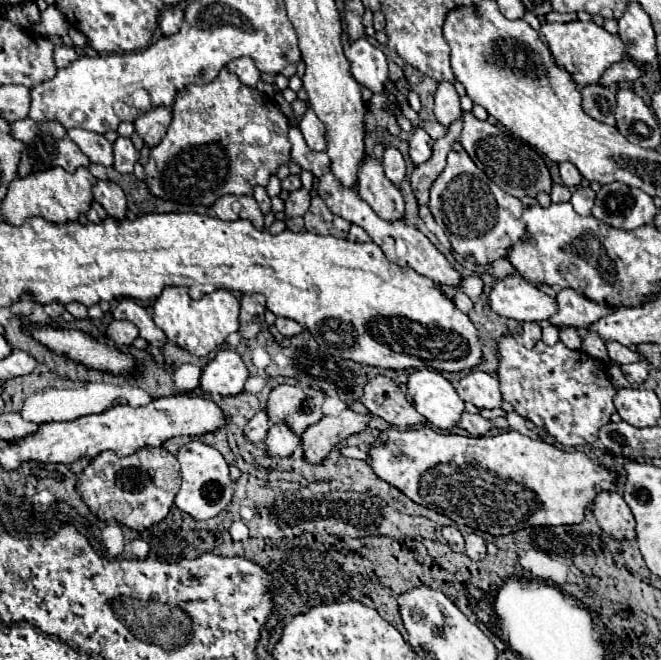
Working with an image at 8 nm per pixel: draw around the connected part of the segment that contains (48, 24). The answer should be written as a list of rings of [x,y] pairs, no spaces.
[[[45,10],[41,12],[41,20],[33,24],[33,30],[39,32],[41,36],[65,36],[69,24],[59,10]]]

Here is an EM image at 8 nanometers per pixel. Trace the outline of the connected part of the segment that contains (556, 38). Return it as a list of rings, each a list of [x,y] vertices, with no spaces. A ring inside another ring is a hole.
[[[573,20],[573,22],[567,22],[567,24],[543,22],[541,34],[543,34],[545,42],[549,44],[557,62],[575,78],[575,82],[579,86],[599,82],[605,68],[621,62],[627,56],[625,44],[621,42],[621,38],[617,34],[607,32],[603,26],[597,26],[593,20],[589,20],[589,22]]]

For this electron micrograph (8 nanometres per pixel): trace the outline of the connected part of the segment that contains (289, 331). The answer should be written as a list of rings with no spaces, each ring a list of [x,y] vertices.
[[[277,318],[275,326],[283,336],[297,336],[303,330],[295,320],[289,320],[289,318]]]

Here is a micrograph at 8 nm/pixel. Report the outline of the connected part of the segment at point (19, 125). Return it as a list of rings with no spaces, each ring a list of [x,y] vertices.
[[[23,118],[13,122],[11,134],[25,144],[25,150],[21,154],[21,164],[19,164],[21,176],[29,172],[37,172],[37,170],[47,170],[53,166],[61,166],[65,172],[75,172],[77,168],[91,164],[91,160],[77,148],[77,144],[73,144],[73,140],[67,136],[67,130],[57,120],[33,122],[29,118]]]

